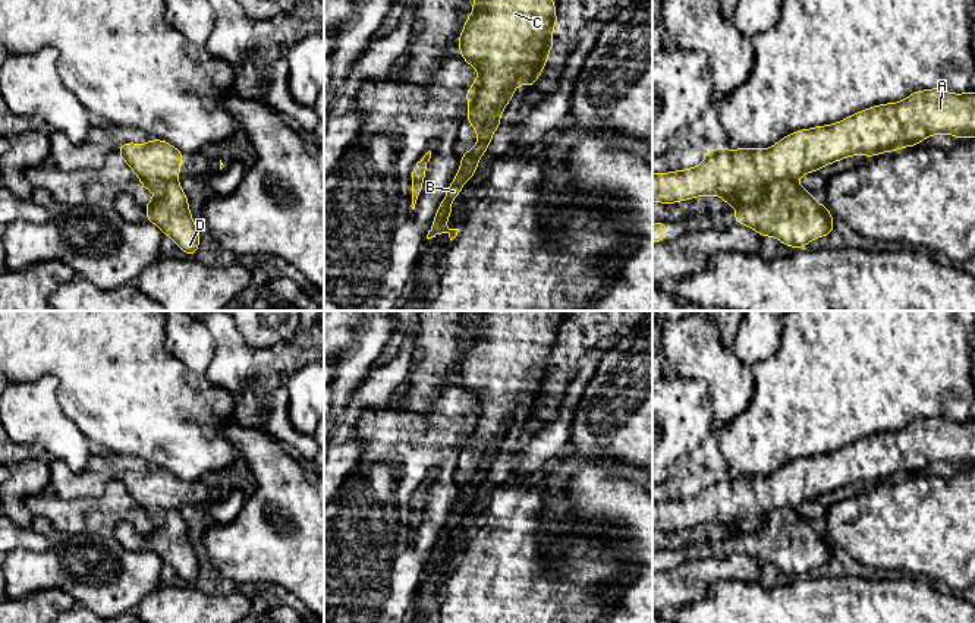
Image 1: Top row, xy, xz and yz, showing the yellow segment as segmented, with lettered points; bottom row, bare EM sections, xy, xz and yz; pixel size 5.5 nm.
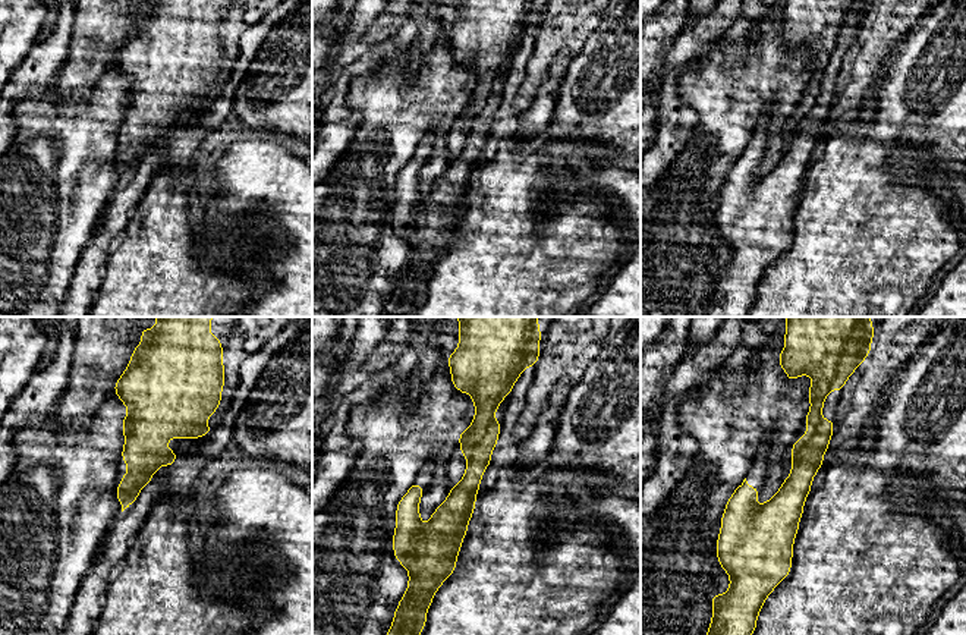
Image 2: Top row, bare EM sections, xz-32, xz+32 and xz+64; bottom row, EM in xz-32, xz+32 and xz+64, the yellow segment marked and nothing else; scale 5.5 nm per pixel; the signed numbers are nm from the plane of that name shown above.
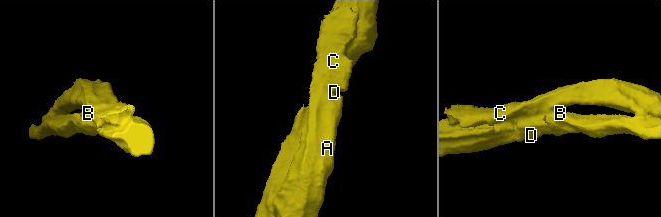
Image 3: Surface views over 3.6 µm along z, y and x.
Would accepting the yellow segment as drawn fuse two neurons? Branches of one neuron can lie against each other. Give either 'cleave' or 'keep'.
cleave

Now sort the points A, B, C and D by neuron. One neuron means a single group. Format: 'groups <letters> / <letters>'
groups A C / B D

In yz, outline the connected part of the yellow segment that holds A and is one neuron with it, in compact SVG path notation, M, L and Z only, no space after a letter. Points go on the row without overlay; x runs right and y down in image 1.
M941 416L910 422L899 431L886 431L858 440L837 451L796 459L771 476L708 478L702 491L686 498L652 501L652 531L674 532L695 525L721 525L729 537L752 535L762 525L762 516L777 506L798 510L806 501L818 500L850 484L874 485L916 475L931 463L975 466L975 421L947 421Z

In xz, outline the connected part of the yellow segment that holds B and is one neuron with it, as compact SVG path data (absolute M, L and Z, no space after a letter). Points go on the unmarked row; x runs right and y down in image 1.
M503 428L497 434L484 438L487 457L478 465L475 475L462 487L459 500L449 513L444 528L438 534L427 567L435 566L441 560L446 560L450 569L457 564L459 557L447 557L444 554L452 544L452 529L460 523L462 515L475 503L481 484L488 479L488 473L493 468L494 459L500 453L500 444L506 438L506 432L507 430Z

